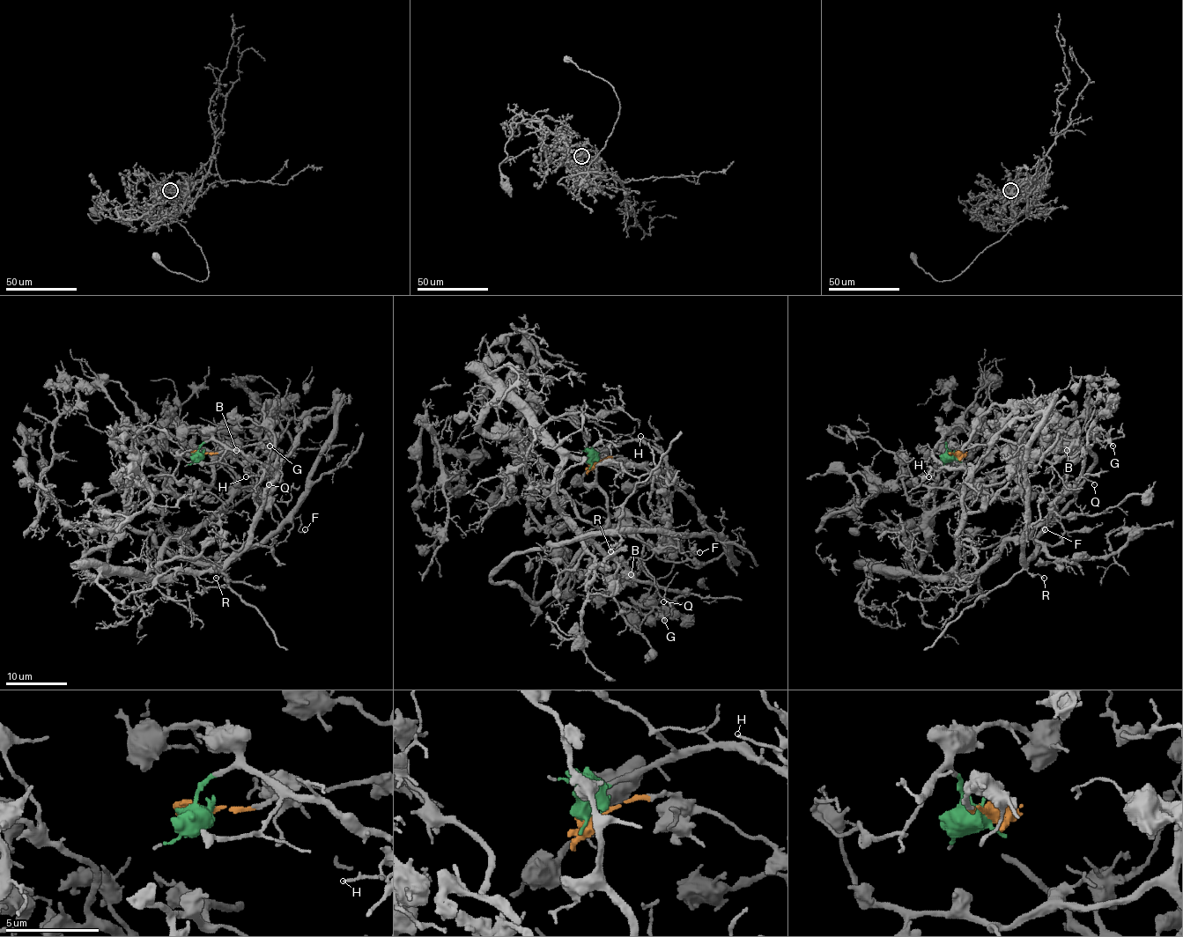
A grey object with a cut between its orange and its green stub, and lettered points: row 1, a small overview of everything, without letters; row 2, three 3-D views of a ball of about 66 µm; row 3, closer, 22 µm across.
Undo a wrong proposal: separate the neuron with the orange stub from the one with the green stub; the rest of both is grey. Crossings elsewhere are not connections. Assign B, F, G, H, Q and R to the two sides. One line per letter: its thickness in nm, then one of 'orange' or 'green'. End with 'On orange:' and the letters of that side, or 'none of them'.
B: 220 nm thick; green
F: 120 nm thick; orange
G: 300 nm thick; orange
H: 130 nm thick; green
Q: 100 nm thick; green
R: 150 nm thick; orange
On orange: F, G, R

